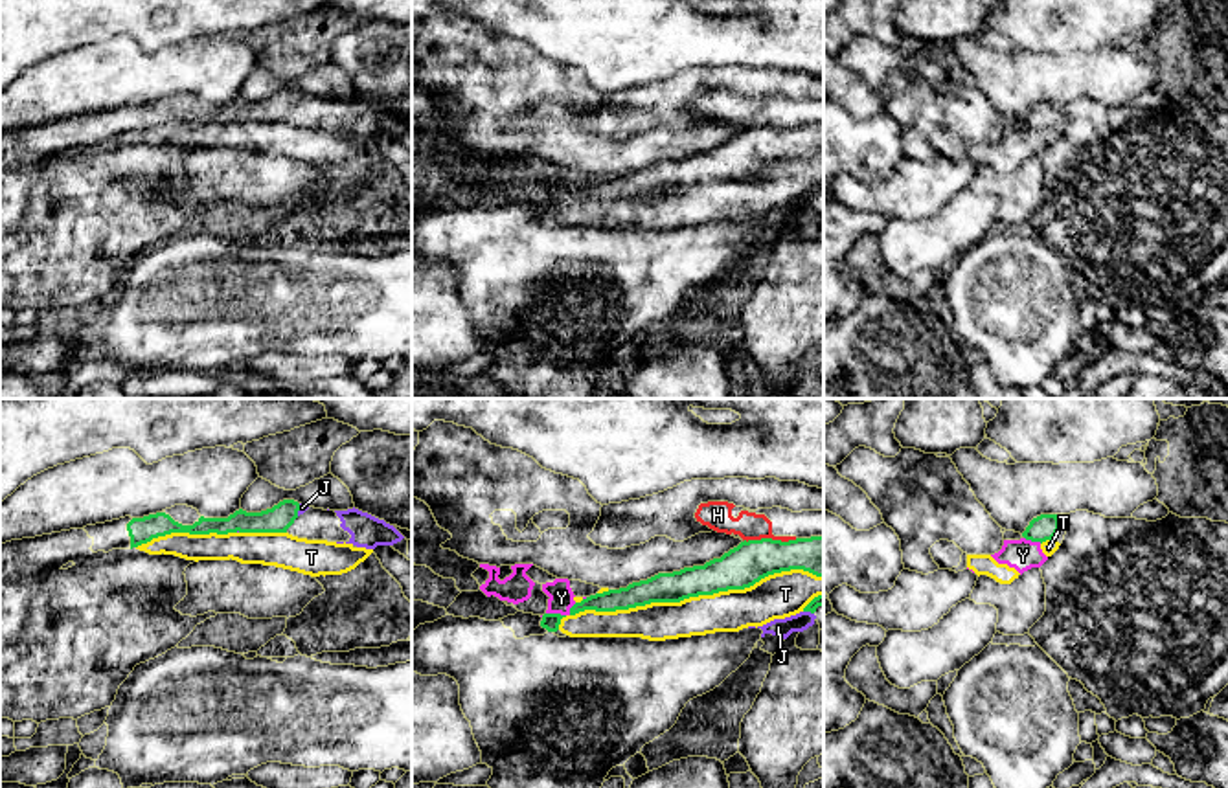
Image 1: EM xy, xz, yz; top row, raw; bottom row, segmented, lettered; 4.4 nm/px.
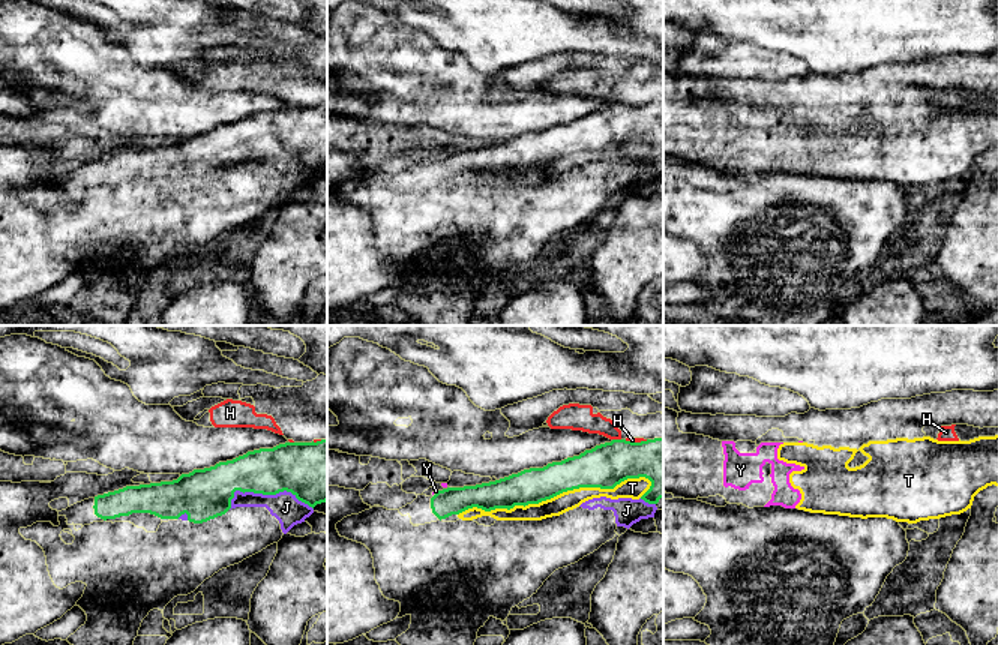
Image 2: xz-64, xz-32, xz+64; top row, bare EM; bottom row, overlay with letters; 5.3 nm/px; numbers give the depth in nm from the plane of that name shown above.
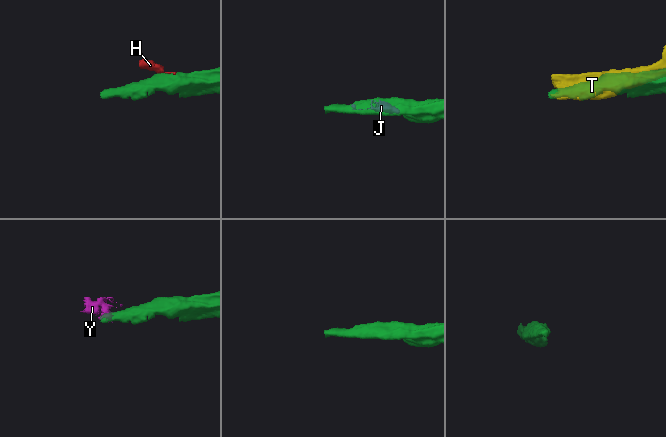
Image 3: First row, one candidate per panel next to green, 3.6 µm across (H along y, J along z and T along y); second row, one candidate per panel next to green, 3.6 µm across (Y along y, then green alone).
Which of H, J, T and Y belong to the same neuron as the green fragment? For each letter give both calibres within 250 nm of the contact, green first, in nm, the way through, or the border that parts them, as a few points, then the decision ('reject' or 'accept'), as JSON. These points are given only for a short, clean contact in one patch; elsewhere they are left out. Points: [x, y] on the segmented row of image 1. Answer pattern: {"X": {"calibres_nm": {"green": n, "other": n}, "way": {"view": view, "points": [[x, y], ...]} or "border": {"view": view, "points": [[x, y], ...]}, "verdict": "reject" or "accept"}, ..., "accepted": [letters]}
{"H": {"calibres_nm": {"green": 180, "other": 120}, "border": {"view": "xz", "points": [[796, 539], [745, 540]]}, "verdict": "reject"}, "J": {"calibres_nm": {"green": 120, "other": 30}, "verdict": "accept"}, "T": {"calibres_nm": {"green": 180, "other": 180}, "verdict": "reject"}, "Y": {"calibres_nm": {"green": 80, "other": 110}, "border": {"view": "xz", "points": [[546, 612], [565, 616]]}, "verdict": "reject"}, "accepted": ["J"]}

